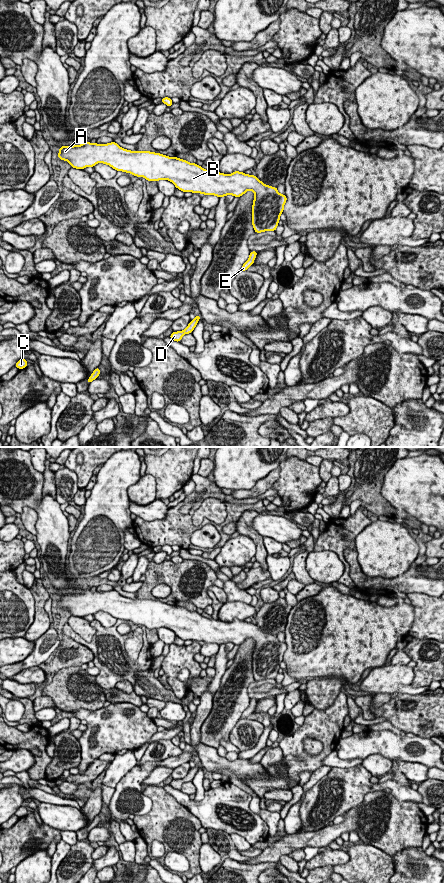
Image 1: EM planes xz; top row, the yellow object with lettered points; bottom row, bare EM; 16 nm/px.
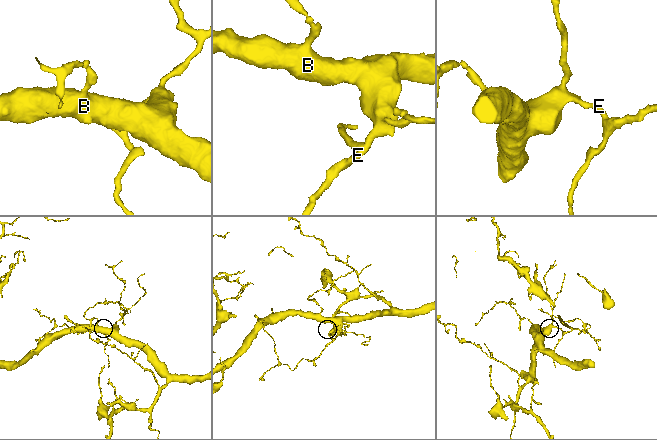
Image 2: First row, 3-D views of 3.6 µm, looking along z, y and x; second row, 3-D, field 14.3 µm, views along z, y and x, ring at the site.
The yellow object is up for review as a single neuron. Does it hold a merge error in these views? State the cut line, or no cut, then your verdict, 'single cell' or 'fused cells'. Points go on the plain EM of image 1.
no cut | single cell

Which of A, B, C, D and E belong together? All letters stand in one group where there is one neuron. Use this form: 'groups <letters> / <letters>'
groups A B C D E

